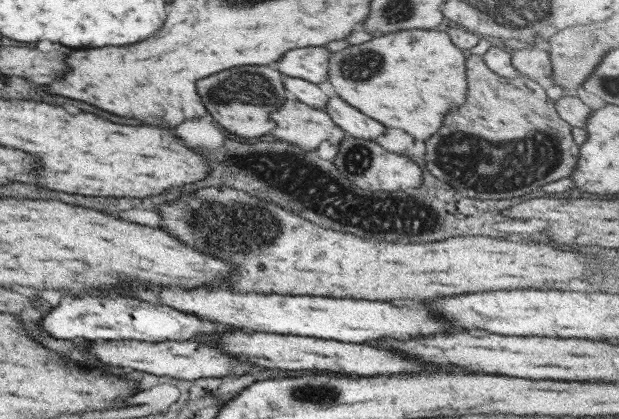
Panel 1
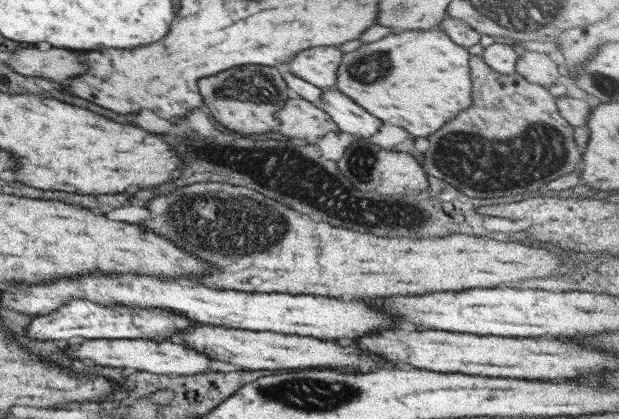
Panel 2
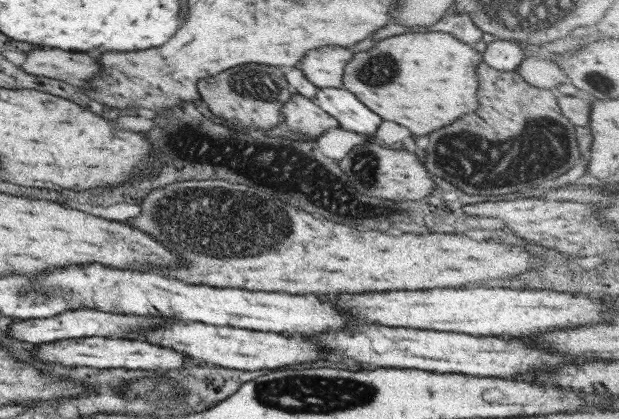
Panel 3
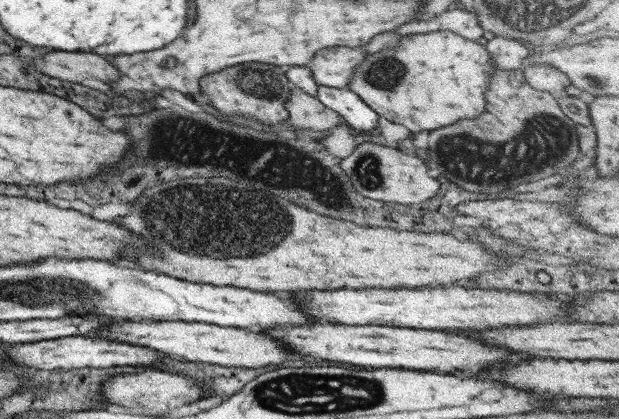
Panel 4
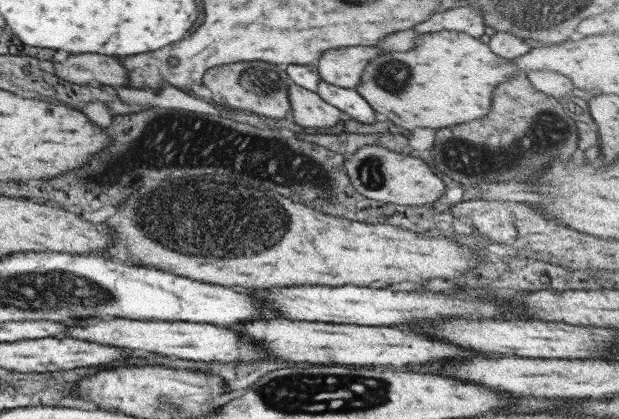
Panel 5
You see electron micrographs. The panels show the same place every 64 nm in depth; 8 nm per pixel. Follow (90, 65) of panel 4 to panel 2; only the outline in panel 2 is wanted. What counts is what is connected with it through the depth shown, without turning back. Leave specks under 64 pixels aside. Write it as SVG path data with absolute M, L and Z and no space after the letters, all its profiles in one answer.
M36 48L15 50L14 59L5 63L24 76L47 78L62 84L70 84L74 76L86 72L86 64L80 62L80 54L76 52L60 48L50 48L42 52Z

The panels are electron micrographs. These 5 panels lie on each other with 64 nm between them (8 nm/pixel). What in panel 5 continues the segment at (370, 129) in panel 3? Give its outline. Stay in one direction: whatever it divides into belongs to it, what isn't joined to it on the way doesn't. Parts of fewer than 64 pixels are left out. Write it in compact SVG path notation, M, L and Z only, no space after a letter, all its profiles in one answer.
M320 79L317 93L328 103L348 114L346 118L353 118L362 124L374 122L374 110L356 89L345 89L344 87L328 84Z

